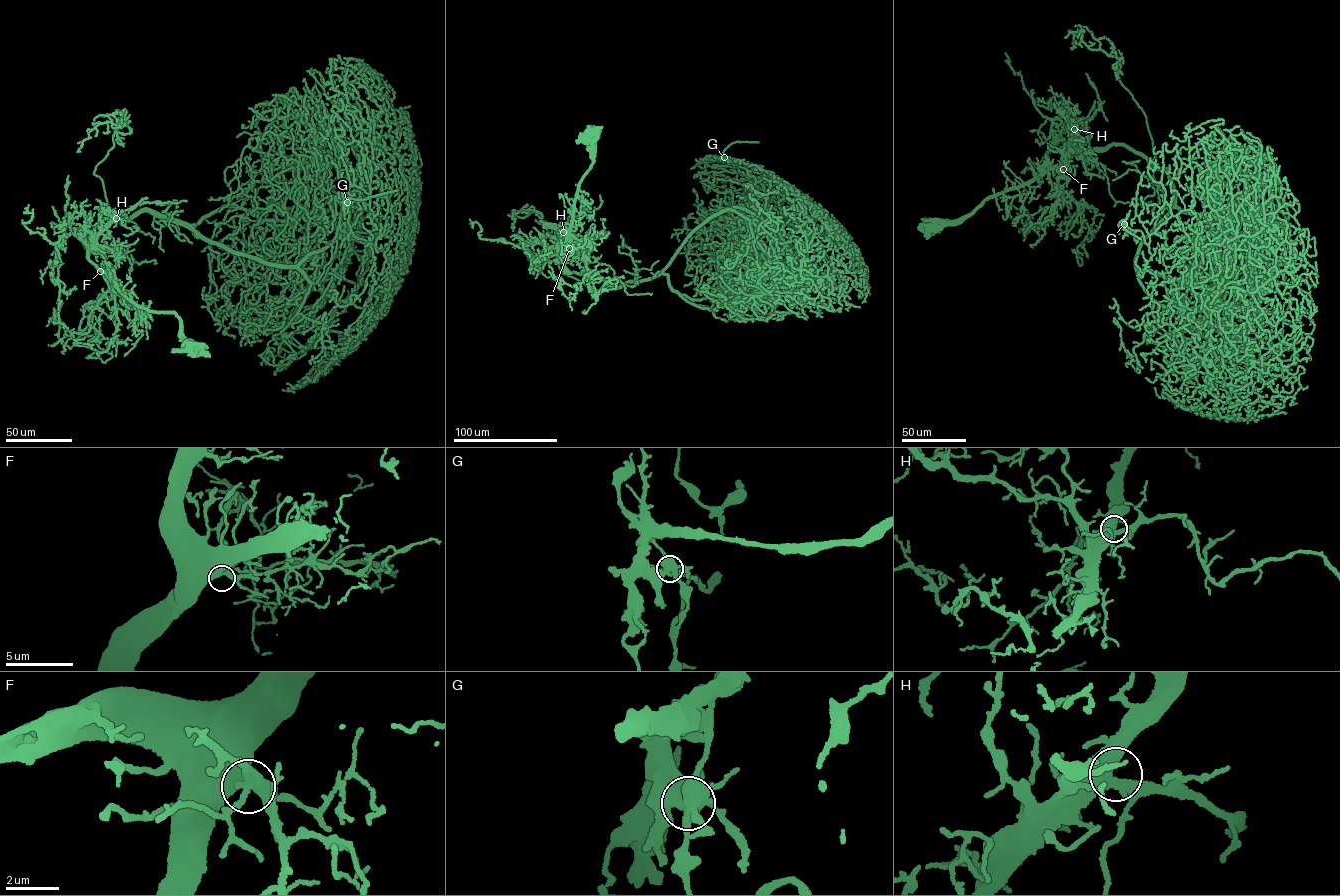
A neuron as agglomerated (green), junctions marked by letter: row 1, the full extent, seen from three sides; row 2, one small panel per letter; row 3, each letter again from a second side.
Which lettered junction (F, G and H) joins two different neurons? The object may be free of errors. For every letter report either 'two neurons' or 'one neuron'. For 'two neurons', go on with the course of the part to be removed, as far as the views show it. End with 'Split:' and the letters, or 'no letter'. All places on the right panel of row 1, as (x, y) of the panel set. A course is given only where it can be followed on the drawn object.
F: one neuron
G: two neurons; course (1124, 224), (1122, 220), (1118, 225), (1141, 239)
H: one neuron
Split: G

